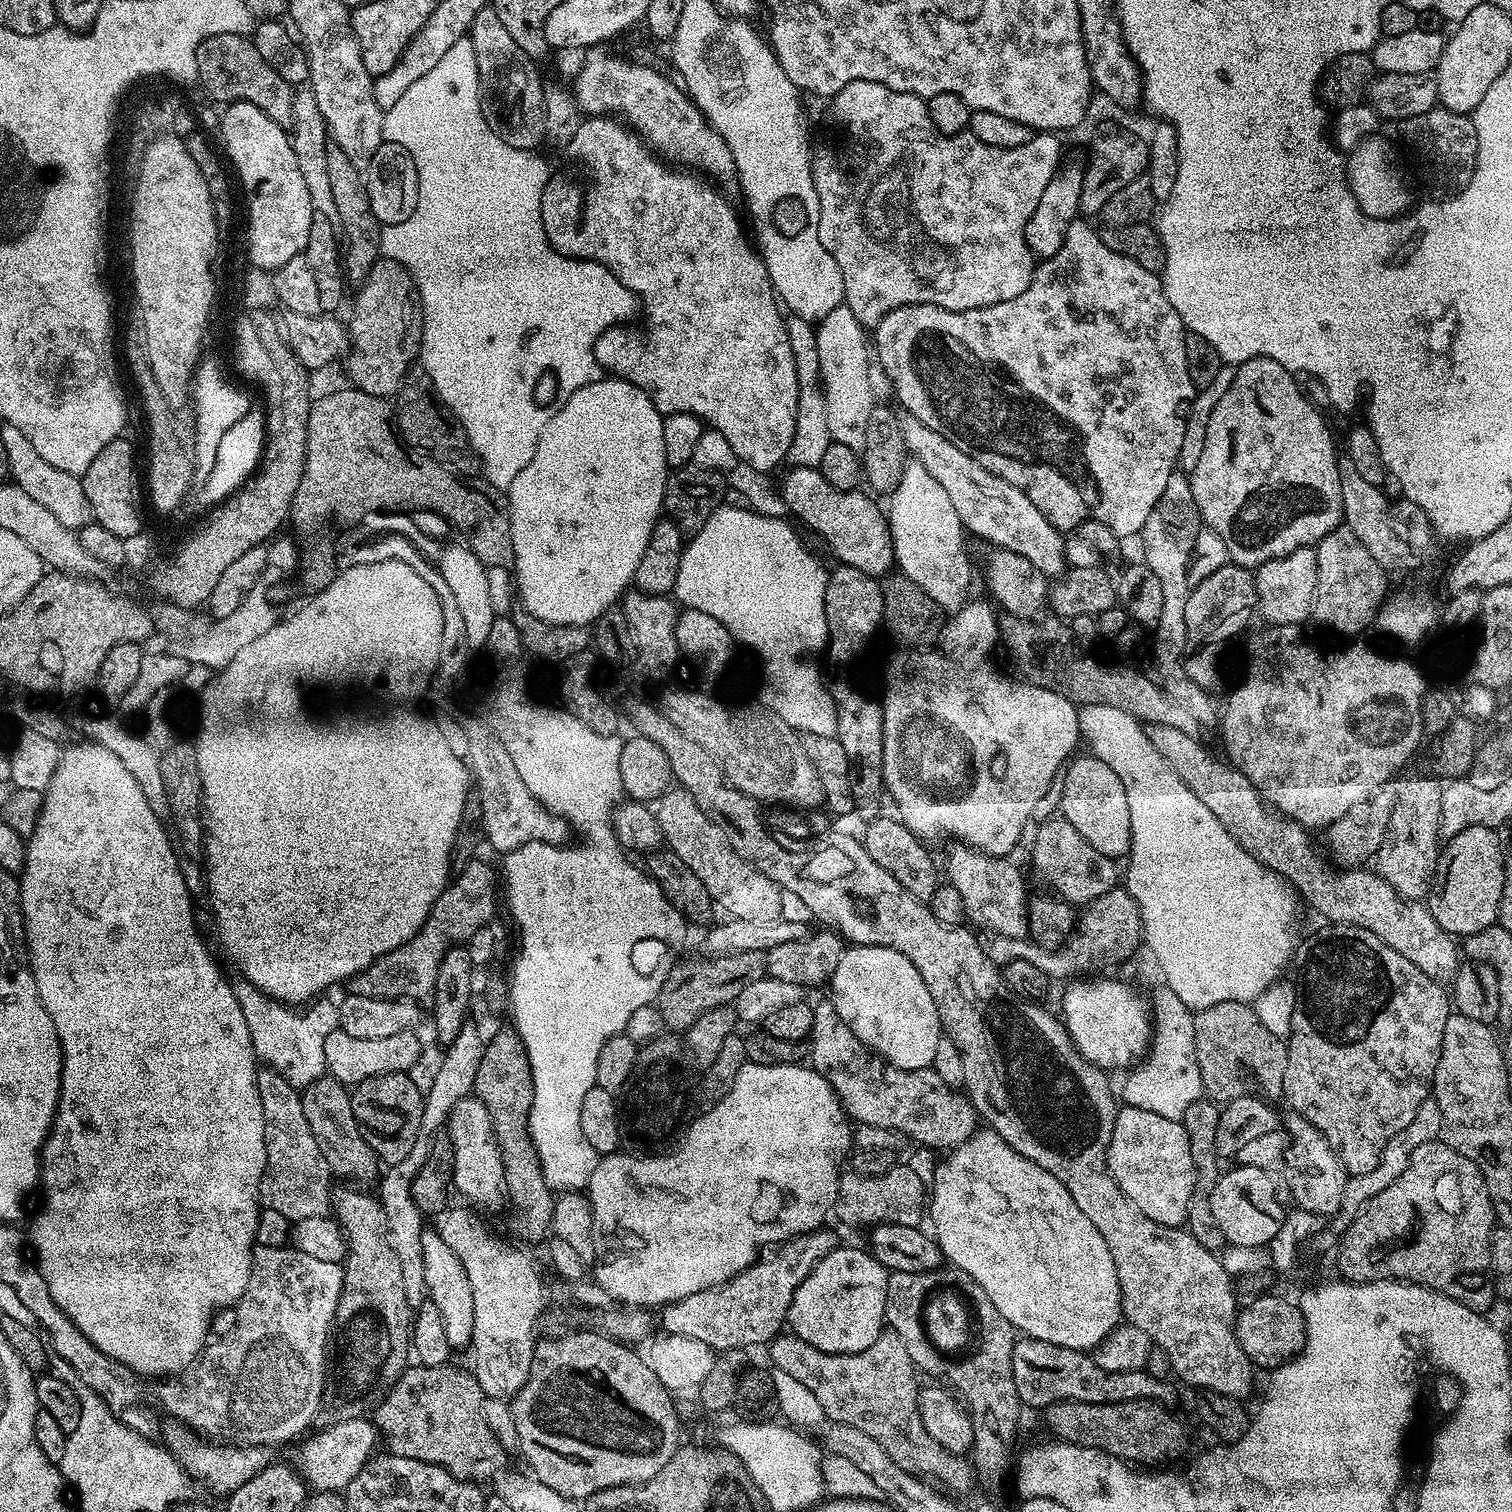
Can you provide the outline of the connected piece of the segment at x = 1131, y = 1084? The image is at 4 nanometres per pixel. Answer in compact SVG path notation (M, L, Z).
M1164 986L1152 1001L1152 1017L1153 1037L1147 1058L1128 1074L1120 1098L1127 1107L1153 1111L1164 1118L1181 1121L1188 1106L1204 1094L1197 1051L1194 1050L1193 1013L1183 997Z

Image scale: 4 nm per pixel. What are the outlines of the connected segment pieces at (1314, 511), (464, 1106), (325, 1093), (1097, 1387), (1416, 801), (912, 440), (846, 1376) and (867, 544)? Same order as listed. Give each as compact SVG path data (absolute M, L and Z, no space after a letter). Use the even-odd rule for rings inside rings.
M1268 357L1253 358L1247 363L1239 365L1233 373L1230 386L1222 394L1222 398L1218 400L1214 410L1211 411L1210 423L1206 430L1206 442L1202 446L1202 458L1198 458L1198 466L1194 466L1194 470L1190 473L1194 502L1200 511L1203 527L1208 528L1214 534L1218 534L1218 538L1222 538L1222 542L1228 551L1229 561L1240 564L1243 568L1255 570L1261 564L1282 558L1294 550L1315 546L1326 534L1330 534L1341 527L1344 519L1342 486L1336 465L1338 449L1334 446L1329 426L1319 413L1321 411L1311 402L1303 389L1298 388L1295 380L1297 379L1293 373Z
M475 1094L460 1100L448 1115L446 1135L450 1138L454 1150L452 1183L455 1191L461 1192L468 1200L481 1204L484 1208L500 1208L506 1204L508 1183L504 1173L504 1156L500 1152L500 1143L496 1141L494 1122L490 1110Z
M330 1075L319 1076L314 1082L310 1082L300 1092L300 1101L302 1110L306 1110L306 1122L310 1122L310 1130L314 1130L314 1138L318 1138L318 1150L326 1158L329 1169L340 1176L345 1176L348 1182L364 1182L360 1180L373 1180L377 1177L376 1164L378 1157L372 1148L368 1145L366 1136L360 1131L360 1124L354 1118L352 1113L352 1098L349 1089L341 1080L335 1080Z
M1031 1338L1017 1339L1012 1355L1012 1373L1014 1374L1014 1390L1018 1394L1021 1405L1028 1407L1029 1404L1037 1410L1043 1410L1058 1400L1077 1400L1091 1404L1117 1404L1123 1400L1155 1400L1157 1404L1165 1406L1175 1405L1176 1400L1175 1390L1166 1381L1151 1376L1151 1371L1107 1372L1092 1360L1088 1352L1075 1352L1066 1346L1054 1346L1050 1342Z
M1414 774L1395 783L1396 802L1388 833L1374 859L1377 875L1404 899L1417 902L1425 899L1432 884L1435 885L1442 855L1440 824L1443 787L1435 777L1429 777Z
M905 414L899 417L900 429L905 446L914 457L915 463L926 466L930 470L930 478L946 490L954 510L958 510L958 518L969 533L989 540L997 549L1020 554L1046 577L1059 578L1066 572L1064 562L1065 537L1059 528L1055 528L1030 498L1022 490L1010 486L1002 478L998 478L990 470L986 470L970 454L962 454L958 446L954 446L941 434L930 430L918 417Z
M891 1330L881 1332L878 1339L861 1352L823 1352L810 1346L810 1342L791 1334L777 1336L767 1345L766 1351L776 1363L775 1371L790 1374L790 1378L802 1382L802 1386L806 1386L806 1390L810 1390L810 1394L818 1398L818 1406L827 1410L827 1419L832 1424L854 1426L855 1429L862 1430L863 1434L870 1435L902 1470L927 1478L937 1485L945 1484L949 1493L957 1492L960 1496L966 1495L972 1487L977 1487L977 1475L972 1464L964 1456L956 1456L938 1446L938 1442L934 1442L934 1438L926 1434L921 1422L916 1419L911 1369L908 1368L908 1360L904 1354L906 1346L902 1346L902 1340Z
M810 468L810 496L818 502L818 529L814 531L830 546L837 560L845 567L862 570L867 576L883 577L894 564L891 527L887 517L864 494L857 490L838 491L826 482L820 470Z

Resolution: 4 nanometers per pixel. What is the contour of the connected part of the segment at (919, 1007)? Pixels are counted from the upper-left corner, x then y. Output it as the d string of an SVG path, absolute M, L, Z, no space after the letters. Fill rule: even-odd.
M847 947L830 981L831 1003L852 1032L889 1064L902 1069L929 1067L942 1037L940 1012L921 974L904 954L889 947Z

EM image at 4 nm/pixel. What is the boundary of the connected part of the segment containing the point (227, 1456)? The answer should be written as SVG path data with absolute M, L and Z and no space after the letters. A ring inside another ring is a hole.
M172 1422L172 1425L165 1430L164 1440L168 1451L180 1461L181 1468L193 1481L201 1480L206 1487L213 1488L216 1492L224 1492L223 1494L231 1494L234 1490L238 1490L244 1482L250 1482L254 1474L261 1472L270 1463L267 1447L237 1446L232 1442L209 1442L193 1434L179 1422Z

